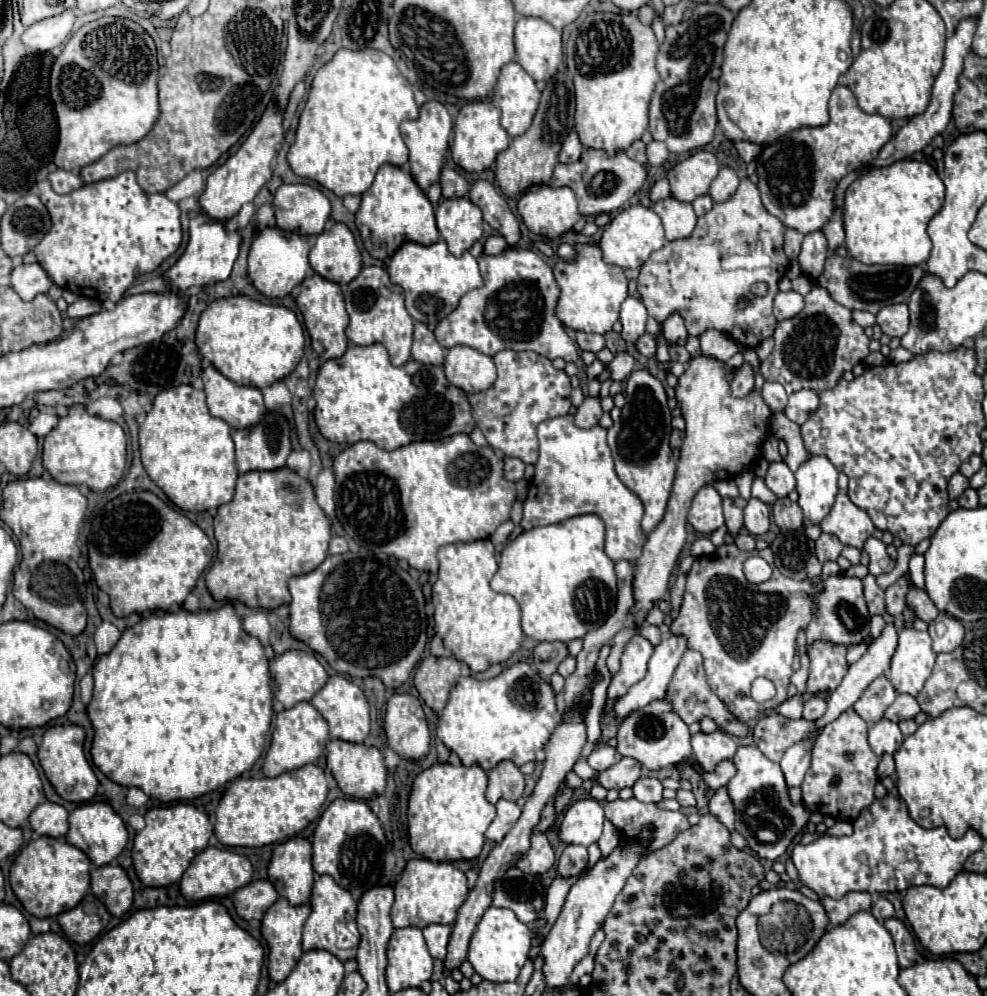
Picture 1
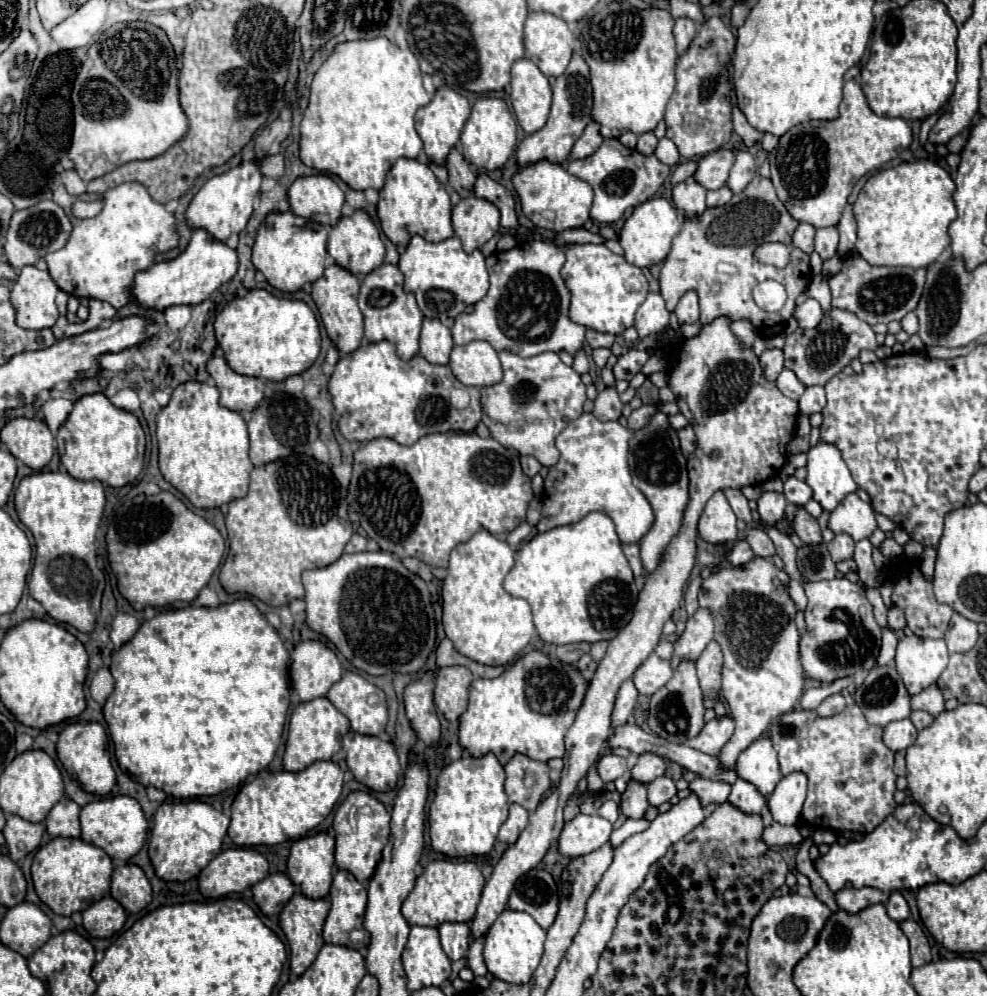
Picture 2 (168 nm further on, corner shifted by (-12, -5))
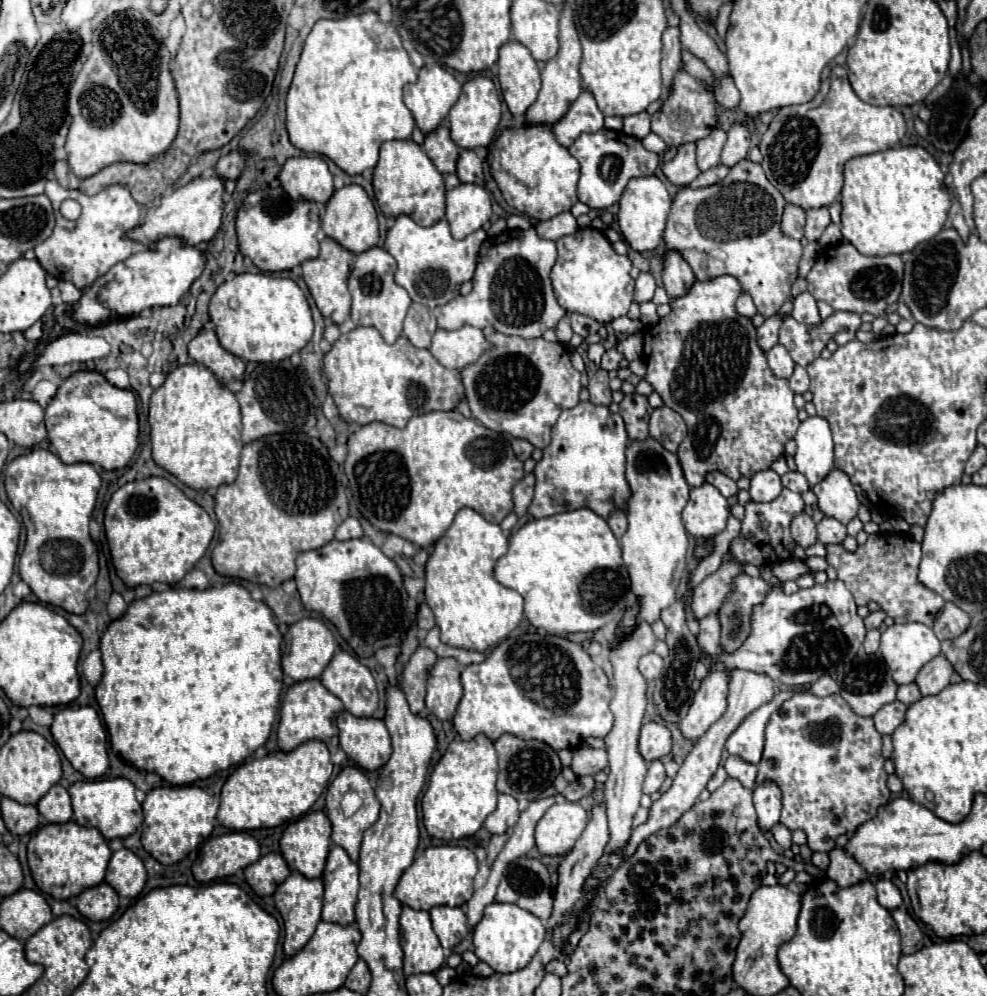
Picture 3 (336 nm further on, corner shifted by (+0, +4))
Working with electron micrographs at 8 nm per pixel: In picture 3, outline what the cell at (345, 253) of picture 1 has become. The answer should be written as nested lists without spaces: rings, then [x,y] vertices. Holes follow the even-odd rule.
[[[349,184],[341,190],[335,190],[331,200],[327,202],[325,216],[321,218],[321,230],[327,238],[335,240],[343,248],[347,248],[353,254],[361,254],[369,248],[373,248],[379,242],[379,224],[377,224],[377,212],[373,202],[369,200],[367,192],[361,186]]]

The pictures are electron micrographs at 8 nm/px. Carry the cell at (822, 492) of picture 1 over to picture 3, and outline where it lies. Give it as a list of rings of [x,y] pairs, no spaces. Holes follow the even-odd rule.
[[[813,416],[801,422],[797,434],[795,464],[813,488],[833,472],[833,440],[825,418]]]

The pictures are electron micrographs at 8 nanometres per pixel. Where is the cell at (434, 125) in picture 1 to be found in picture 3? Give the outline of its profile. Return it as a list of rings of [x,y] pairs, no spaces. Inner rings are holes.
[[[433,64],[423,66],[419,70],[419,80],[405,86],[403,102],[411,110],[417,128],[423,134],[429,134],[445,122],[459,94],[461,84],[453,74],[447,68]]]

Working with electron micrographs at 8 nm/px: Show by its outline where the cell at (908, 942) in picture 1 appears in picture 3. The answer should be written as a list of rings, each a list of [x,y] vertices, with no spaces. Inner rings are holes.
[[[897,908],[891,912],[891,916],[897,922],[897,928],[901,932],[903,954],[913,954],[913,952],[921,950],[923,948],[923,932],[921,932],[919,924],[907,914],[907,910]]]

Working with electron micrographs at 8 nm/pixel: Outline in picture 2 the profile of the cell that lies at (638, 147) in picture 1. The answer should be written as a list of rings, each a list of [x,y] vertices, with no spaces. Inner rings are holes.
[[[643,133],[637,141],[637,151],[643,155],[651,155],[657,147],[657,137],[653,133]]]

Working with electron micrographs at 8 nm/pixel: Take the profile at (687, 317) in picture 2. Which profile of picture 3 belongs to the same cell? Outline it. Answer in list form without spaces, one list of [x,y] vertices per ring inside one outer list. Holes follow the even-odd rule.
[[[669,252],[663,262],[663,288],[669,298],[681,298],[693,286],[695,276],[689,264],[677,252]]]

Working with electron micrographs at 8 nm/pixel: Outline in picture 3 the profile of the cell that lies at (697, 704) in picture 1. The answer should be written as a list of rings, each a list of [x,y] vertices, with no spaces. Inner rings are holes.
[[[707,616],[705,620],[699,622],[701,630],[697,634],[697,644],[703,652],[703,656],[713,658],[719,654],[719,624],[717,624],[717,616]]]

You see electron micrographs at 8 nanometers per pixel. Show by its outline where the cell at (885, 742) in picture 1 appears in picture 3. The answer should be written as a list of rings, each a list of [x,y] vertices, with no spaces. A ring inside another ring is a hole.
[[[895,700],[893,704],[885,704],[885,706],[873,716],[875,730],[877,730],[879,734],[893,734],[895,728],[899,728],[899,726],[905,722],[905,712],[907,712],[907,706],[901,704],[899,700]]]

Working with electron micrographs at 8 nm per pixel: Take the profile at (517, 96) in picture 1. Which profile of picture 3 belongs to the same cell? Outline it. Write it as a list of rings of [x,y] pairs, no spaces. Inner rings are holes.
[[[511,40],[501,46],[497,66],[503,100],[509,106],[509,112],[515,118],[521,118],[537,100],[541,88],[537,62],[523,44]]]

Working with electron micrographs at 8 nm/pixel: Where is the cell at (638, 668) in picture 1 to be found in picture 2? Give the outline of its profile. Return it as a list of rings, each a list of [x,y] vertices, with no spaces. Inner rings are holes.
[[[655,653],[647,657],[647,661],[635,671],[633,681],[641,695],[653,695],[657,689],[661,689],[669,679],[673,677],[673,669],[669,661],[663,661]]]

